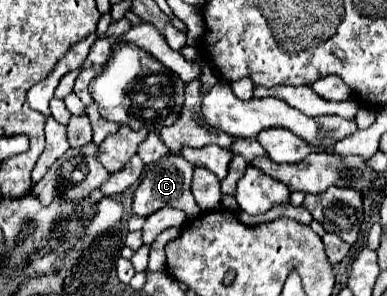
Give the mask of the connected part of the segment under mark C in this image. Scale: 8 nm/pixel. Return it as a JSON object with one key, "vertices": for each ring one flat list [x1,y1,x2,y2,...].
{"vertices":[[165,155,159,163,145,169,145,175,133,195,133,213,147,217,163,207,175,207,185,211,187,219,197,217,201,211,191,195,191,175,193,175,193,165,189,161,185,161,181,155]]}

